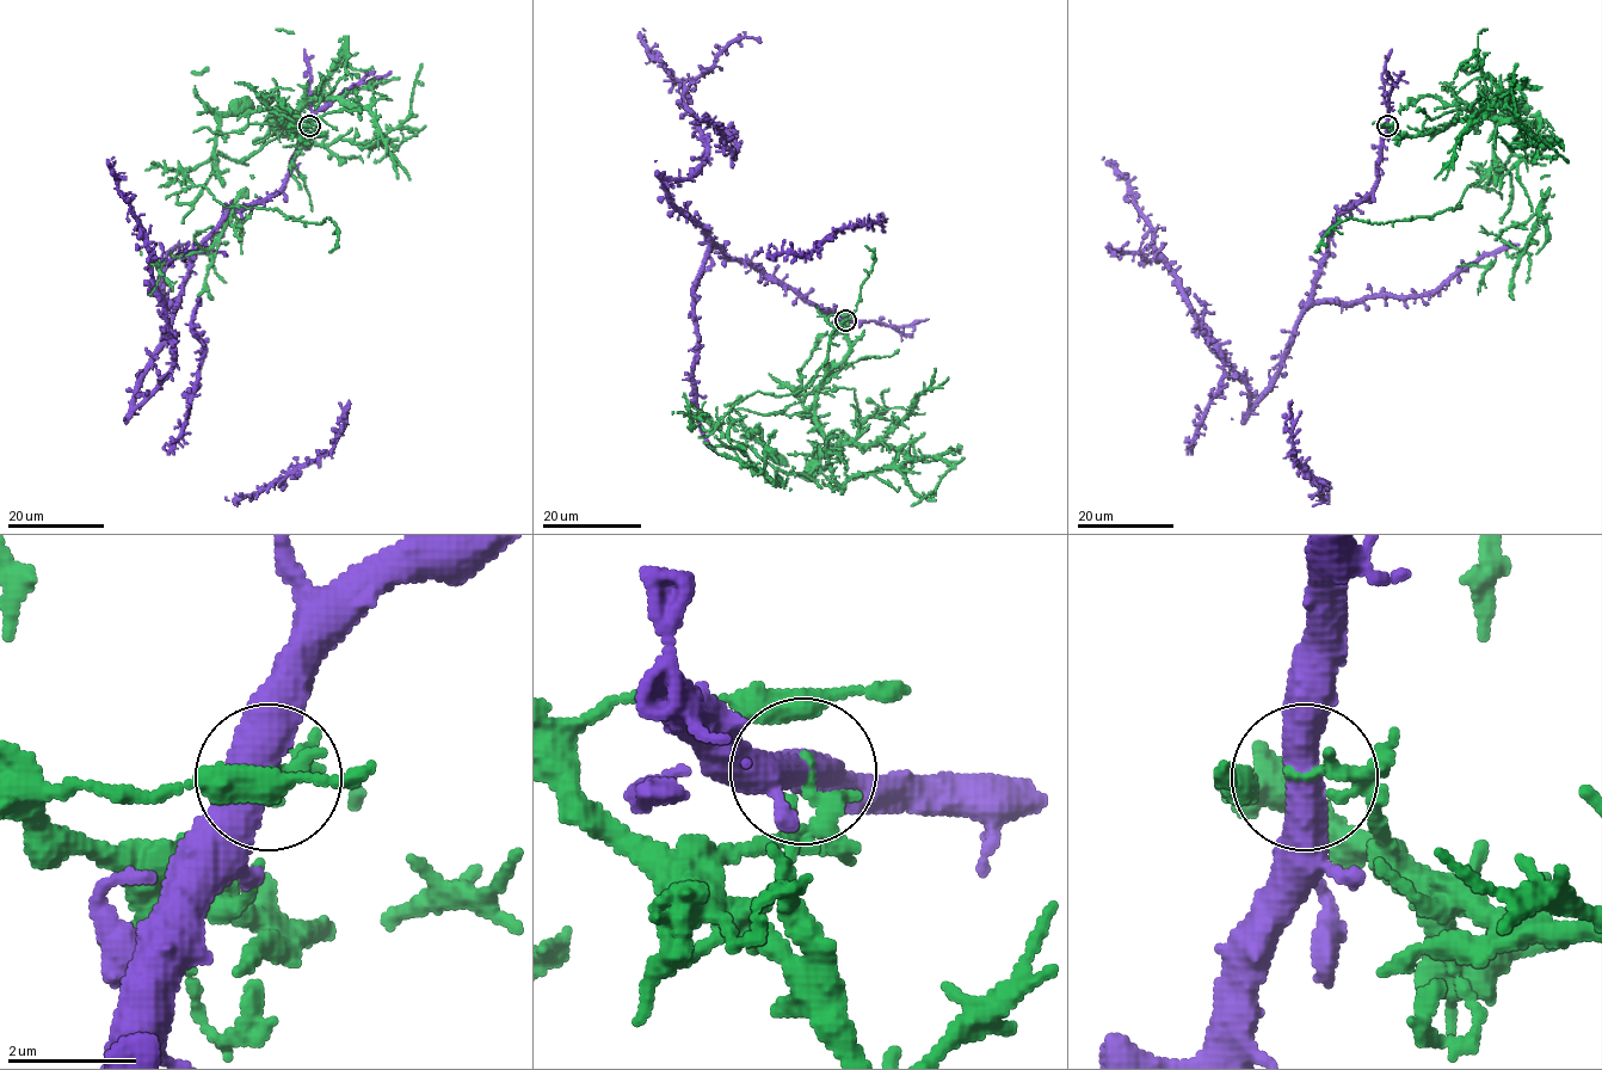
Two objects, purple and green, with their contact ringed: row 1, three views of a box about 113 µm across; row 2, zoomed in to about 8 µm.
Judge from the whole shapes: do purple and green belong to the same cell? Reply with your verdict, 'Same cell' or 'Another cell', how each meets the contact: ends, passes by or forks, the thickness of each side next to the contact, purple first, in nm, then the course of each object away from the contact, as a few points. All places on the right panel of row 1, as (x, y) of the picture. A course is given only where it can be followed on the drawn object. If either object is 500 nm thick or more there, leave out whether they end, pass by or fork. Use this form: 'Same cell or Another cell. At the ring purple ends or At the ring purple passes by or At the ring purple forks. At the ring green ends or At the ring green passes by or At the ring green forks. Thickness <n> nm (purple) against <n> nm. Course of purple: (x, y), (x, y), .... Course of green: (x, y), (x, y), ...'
Another cell. Thickness 500 nm (purple) against 140 nm. Course of purple: (1387, 125), (1378, 184), (1335, 223), (1294, 342), (1251, 406), (1104, 157). Course of green: (1387, 125), (1419, 136), (1520, 121), (1536, 153), (1513, 154), (1460, 208), (1347, 219), (1314, 252)

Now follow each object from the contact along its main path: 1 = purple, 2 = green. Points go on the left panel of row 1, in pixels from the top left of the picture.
1: (309, 125), (284, 184), (229, 214), (196, 253), (135, 406), (170, 369), (173, 336), (114, 157)
2: (309, 125), (281, 117), (248, 157), (186, 177), (226, 207), (328, 219), (328, 252)

